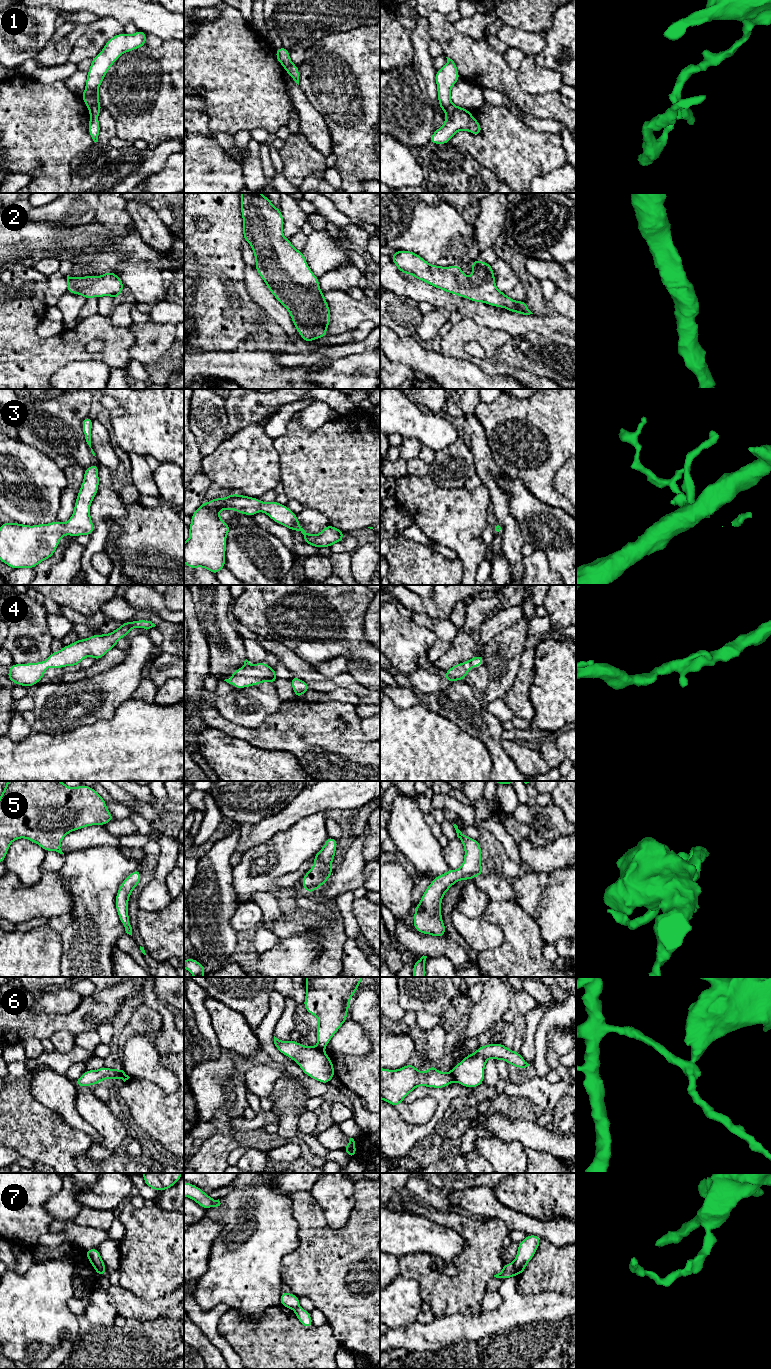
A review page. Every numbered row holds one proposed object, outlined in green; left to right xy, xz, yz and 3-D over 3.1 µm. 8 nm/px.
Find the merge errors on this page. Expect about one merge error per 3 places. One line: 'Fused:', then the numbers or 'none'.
Fused: 1, 6, 7

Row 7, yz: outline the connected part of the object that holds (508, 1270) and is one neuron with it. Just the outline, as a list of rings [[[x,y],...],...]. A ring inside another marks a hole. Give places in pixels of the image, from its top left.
[[[511,1262],[509,1264],[504,1264],[502,1271],[494,1275],[494,1277],[501,1278],[501,1279],[508,1279],[510,1277],[516,1276],[514,1262]]]

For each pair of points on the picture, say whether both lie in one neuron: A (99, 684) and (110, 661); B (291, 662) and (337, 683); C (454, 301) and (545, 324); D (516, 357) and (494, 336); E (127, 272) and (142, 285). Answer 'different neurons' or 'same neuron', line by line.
A: different neurons
B: same neuron
C: same neuron
D: different neurons
E: same neuron

